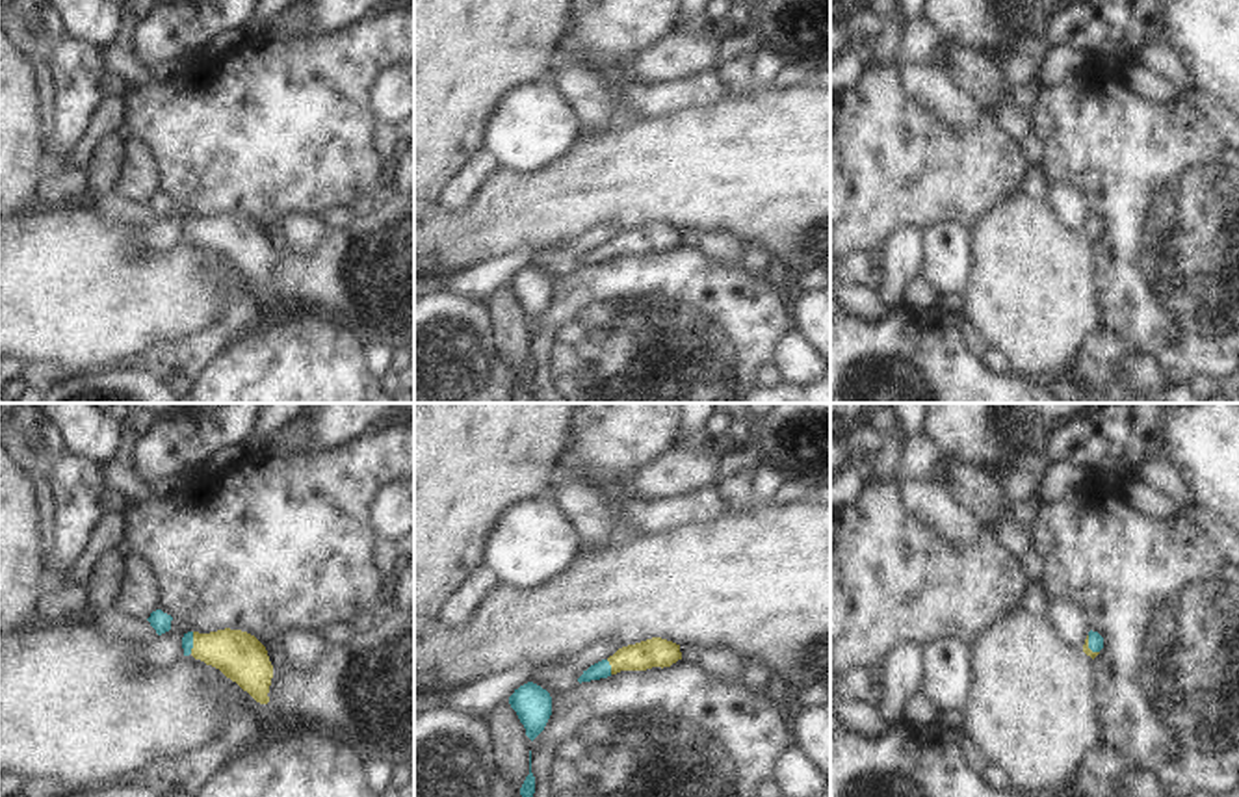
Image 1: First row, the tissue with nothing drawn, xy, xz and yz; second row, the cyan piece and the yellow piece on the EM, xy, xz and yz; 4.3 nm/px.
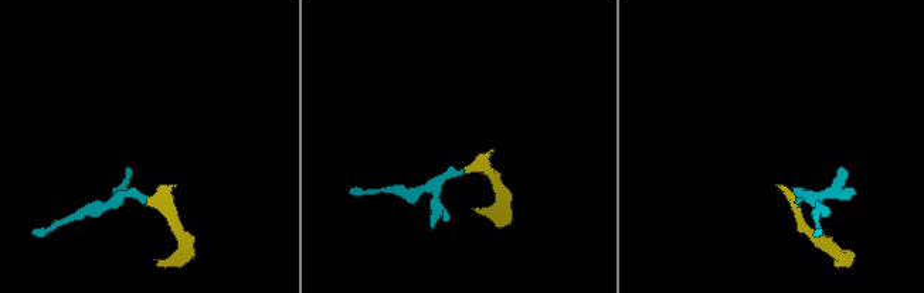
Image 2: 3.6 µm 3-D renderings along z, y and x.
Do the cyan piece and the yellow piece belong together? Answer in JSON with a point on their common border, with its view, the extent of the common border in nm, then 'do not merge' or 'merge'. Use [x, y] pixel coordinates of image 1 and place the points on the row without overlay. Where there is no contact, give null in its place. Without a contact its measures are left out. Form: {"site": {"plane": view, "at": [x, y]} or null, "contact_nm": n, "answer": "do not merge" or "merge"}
{"site": {"plane": "xy", "at": [192, 227]}, "contact_nm": 100, "answer": "merge"}

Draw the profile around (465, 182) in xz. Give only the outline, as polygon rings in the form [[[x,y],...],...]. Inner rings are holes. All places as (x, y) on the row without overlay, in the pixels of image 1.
[[[485,149],[470,154],[468,162],[446,184],[438,204],[450,212],[463,212],[496,167]]]

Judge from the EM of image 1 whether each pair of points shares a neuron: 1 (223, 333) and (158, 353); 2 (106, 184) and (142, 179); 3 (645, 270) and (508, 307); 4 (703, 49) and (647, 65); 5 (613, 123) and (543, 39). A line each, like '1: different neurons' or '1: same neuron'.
1: same neuron
2: different neurons
3: different neurons
4: same neuron
5: different neurons

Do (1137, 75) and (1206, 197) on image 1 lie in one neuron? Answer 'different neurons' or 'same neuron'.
different neurons

